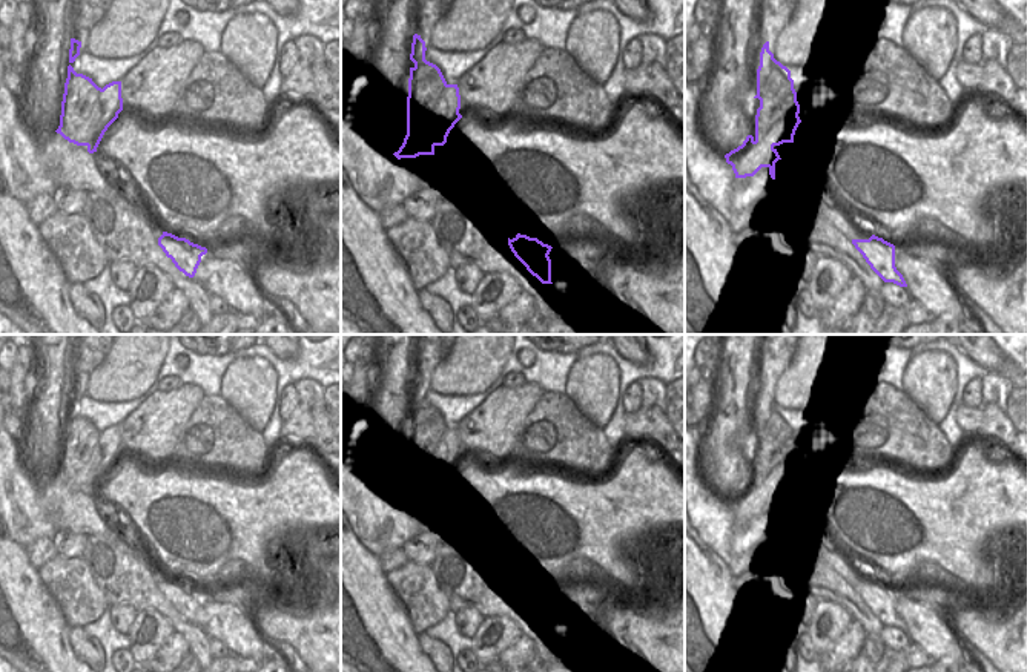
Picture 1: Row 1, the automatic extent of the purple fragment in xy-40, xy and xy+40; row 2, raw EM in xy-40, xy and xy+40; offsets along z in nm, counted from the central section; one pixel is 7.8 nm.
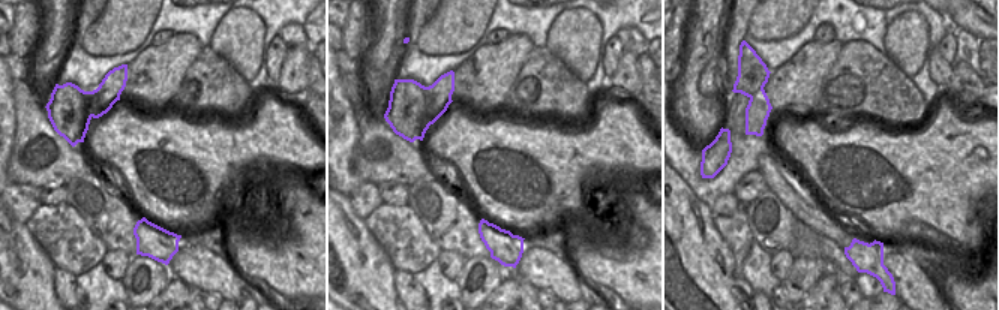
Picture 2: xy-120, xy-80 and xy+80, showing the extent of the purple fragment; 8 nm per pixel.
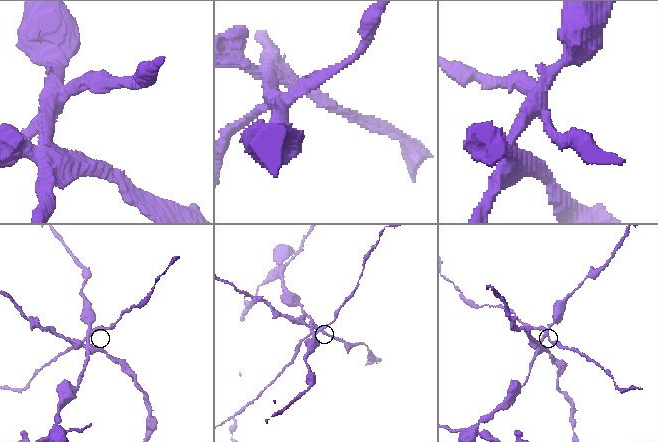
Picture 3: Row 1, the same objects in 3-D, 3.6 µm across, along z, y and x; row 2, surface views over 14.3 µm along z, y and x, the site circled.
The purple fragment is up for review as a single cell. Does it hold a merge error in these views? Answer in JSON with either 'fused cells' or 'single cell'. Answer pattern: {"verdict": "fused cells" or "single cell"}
{"verdict": "fused cells"}

